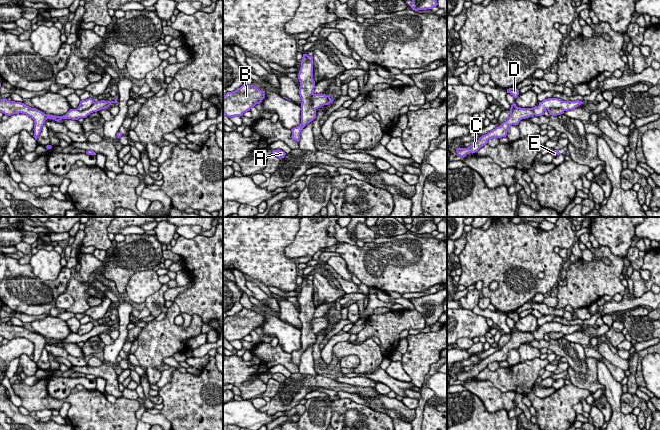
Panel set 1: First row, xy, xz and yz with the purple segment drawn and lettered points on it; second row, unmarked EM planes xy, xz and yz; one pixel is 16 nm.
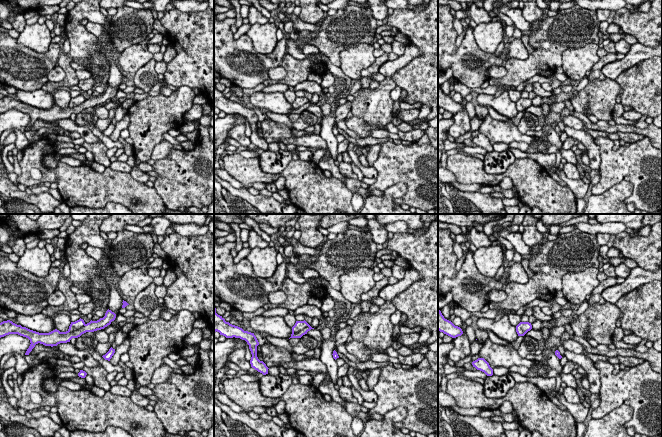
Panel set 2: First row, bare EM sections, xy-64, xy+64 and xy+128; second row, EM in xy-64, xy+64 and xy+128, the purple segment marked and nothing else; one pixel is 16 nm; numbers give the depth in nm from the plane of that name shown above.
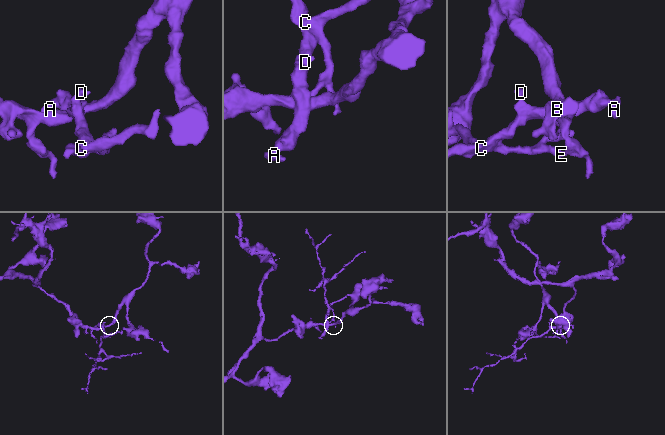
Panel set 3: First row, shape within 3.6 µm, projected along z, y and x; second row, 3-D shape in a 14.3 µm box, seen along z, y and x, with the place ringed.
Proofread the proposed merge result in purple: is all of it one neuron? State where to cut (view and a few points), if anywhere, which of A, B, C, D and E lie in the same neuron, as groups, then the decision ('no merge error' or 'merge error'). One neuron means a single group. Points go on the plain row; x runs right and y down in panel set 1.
cut xy (94, 326), (85, 333), (77, 333); groups A C D E / B; merge error

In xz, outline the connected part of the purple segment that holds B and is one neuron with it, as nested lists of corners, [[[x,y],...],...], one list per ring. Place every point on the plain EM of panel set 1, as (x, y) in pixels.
[[[243,308],[237,314],[227,316],[223,320],[223,338],[229,342],[240,341],[256,328],[260,328],[264,322],[265,315],[253,309]]]

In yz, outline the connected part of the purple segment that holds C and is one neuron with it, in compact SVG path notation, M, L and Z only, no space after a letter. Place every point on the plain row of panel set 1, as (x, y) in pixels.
M548 322L539 326L538 330L533 332L521 332L517 331L515 326L511 329L510 340L500 350L496 351L492 355L485 359L482 359L478 364L471 367L468 372L457 372L457 380L466 381L467 378L477 376L481 371L488 367L489 363L502 362L507 360L508 353L511 349L518 349L522 343L529 342L531 340L542 340L544 335L550 332L562 332L563 335L573 334L584 326L576 325L563 325L558 322Z

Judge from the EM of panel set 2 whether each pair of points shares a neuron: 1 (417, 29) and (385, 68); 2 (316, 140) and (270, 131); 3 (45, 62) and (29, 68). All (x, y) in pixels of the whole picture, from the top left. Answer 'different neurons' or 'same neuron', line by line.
1: different neurons
2: same neuron
3: same neuron

